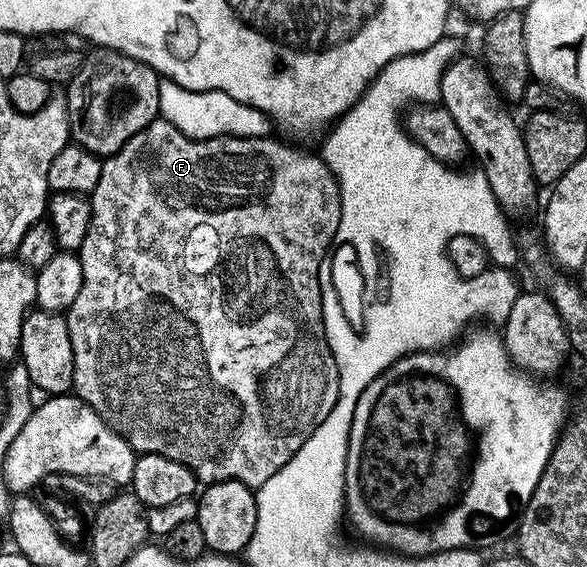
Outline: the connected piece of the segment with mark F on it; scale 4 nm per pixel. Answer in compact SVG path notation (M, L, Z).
M157 117L141 133L129 137L125 145L116 153L108 155L103 159L101 169L101 181L97 181L97 189L90 193L91 201L91 224L89 233L85 233L85 241L77 252L81 261L81 293L77 293L77 301L65 313L67 324L69 325L69 339L73 341L73 388L74 394L80 399L84 399L89 406L96 411L102 419L111 426L139 455L164 455L173 461L181 461L181 465L195 474L196 480L200 484L220 483L221 481L241 481L246 487L257 489L277 473L305 445L305 441L329 417L333 405L337 405L337 397L341 389L339 380L339 366L333 357L333 353L327 344L327 334L323 324L323 302L321 301L321 285L319 284L319 270L323 264L323 259L331 247L333 237L337 233L337 225L341 221L341 193L339 192L339 181L335 174L329 169L329 165L318 154L310 155L307 151L302 151L299 147L290 147L287 143L278 143L275 137L264 137L262 139L233 139L224 137L222 139L190 139L185 133L181 133L172 125L168 119Z

